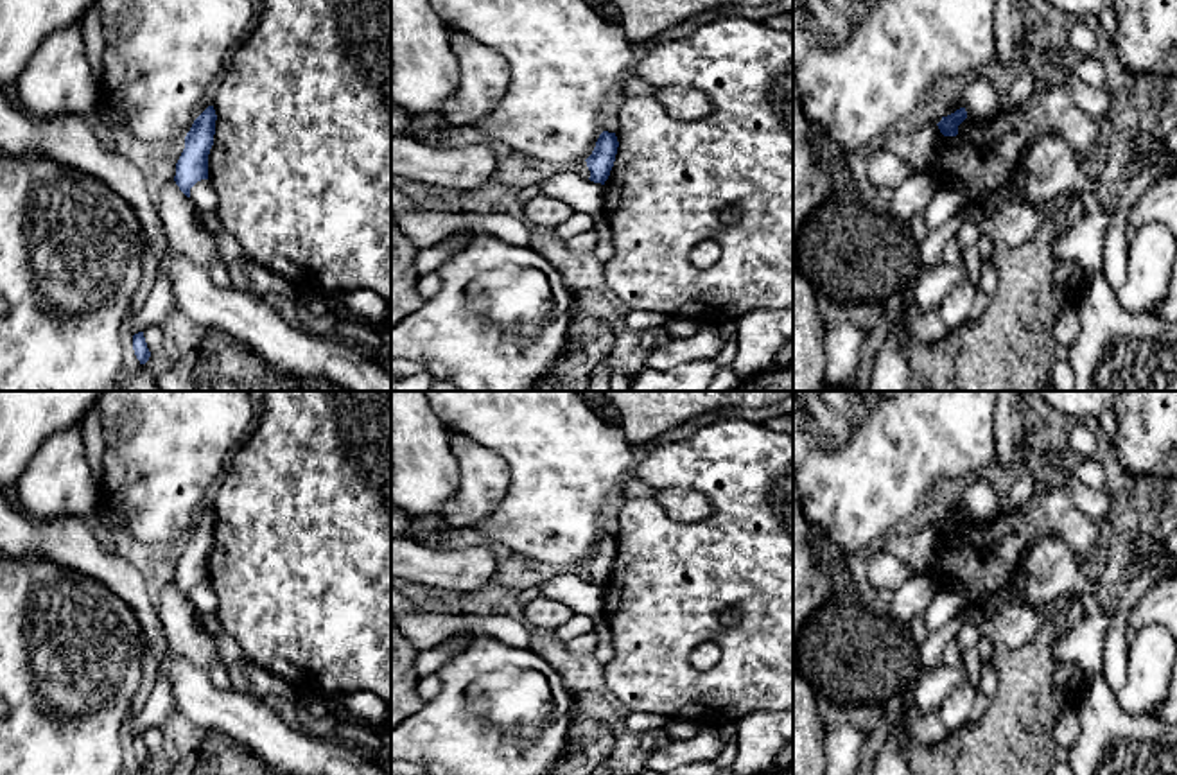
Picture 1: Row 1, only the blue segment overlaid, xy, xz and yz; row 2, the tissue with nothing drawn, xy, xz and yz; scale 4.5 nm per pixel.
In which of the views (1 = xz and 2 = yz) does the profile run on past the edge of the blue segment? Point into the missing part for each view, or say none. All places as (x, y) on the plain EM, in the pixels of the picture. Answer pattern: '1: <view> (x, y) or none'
1: none
2: none

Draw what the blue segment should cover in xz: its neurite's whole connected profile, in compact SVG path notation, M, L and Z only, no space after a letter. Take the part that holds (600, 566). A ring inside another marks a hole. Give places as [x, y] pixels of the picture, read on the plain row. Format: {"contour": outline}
{"contour": "M603 533L599 536L592 556L585 562L590 572L590 583L605 587L614 569L617 549L615 535Z"}

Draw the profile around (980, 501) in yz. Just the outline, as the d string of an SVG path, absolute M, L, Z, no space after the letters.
M981 475L963 486L962 506L972 520L989 520L999 511L999 495L987 475Z

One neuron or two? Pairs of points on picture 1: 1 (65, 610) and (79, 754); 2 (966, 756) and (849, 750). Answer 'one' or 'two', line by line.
1: one
2: two

